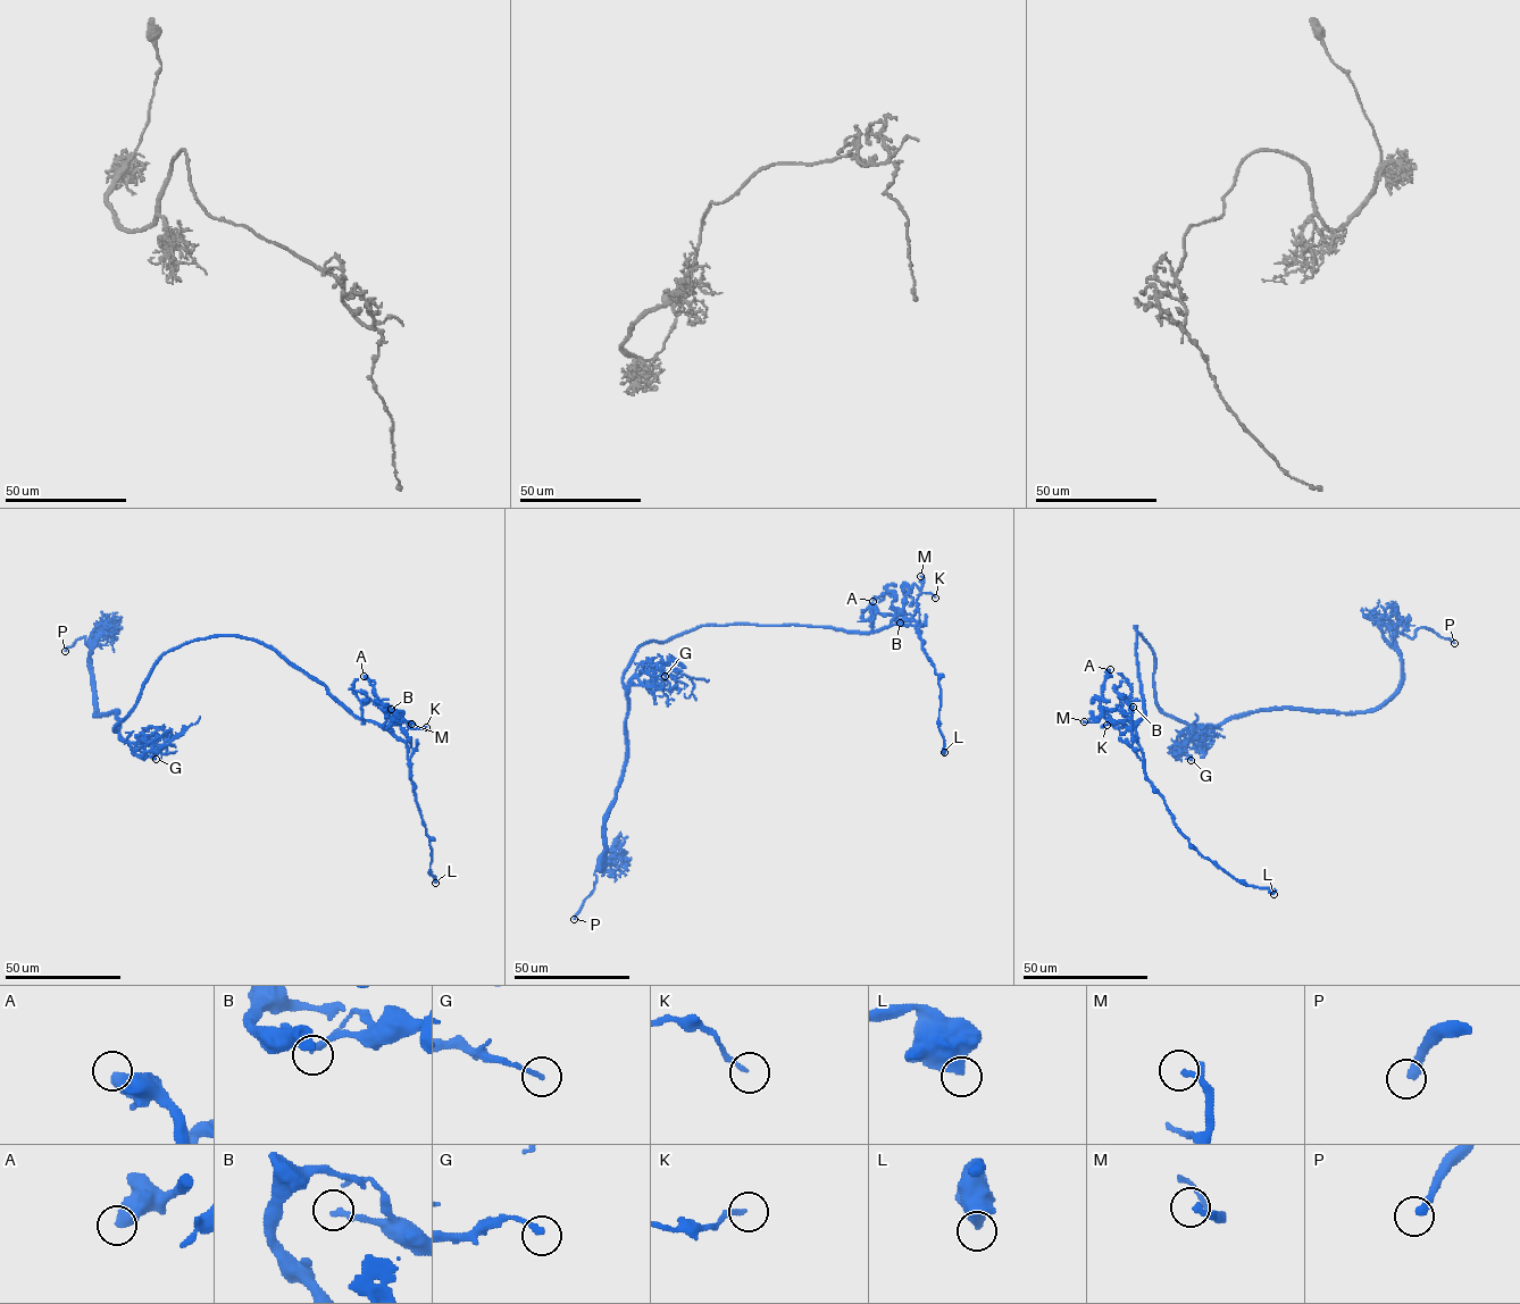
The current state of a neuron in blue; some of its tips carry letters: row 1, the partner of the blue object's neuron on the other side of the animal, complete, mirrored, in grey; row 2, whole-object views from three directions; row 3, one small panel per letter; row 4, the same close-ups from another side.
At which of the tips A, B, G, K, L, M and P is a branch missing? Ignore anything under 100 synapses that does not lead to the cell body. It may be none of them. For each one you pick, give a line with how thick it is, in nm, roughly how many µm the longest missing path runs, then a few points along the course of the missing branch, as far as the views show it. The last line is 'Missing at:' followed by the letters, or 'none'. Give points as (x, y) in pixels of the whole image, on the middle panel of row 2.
P: Thickness 320 nm. Missing length about 20 µm. Course of what is missing: (574, 919), (571, 928), (576, 955)
Missing at: P

